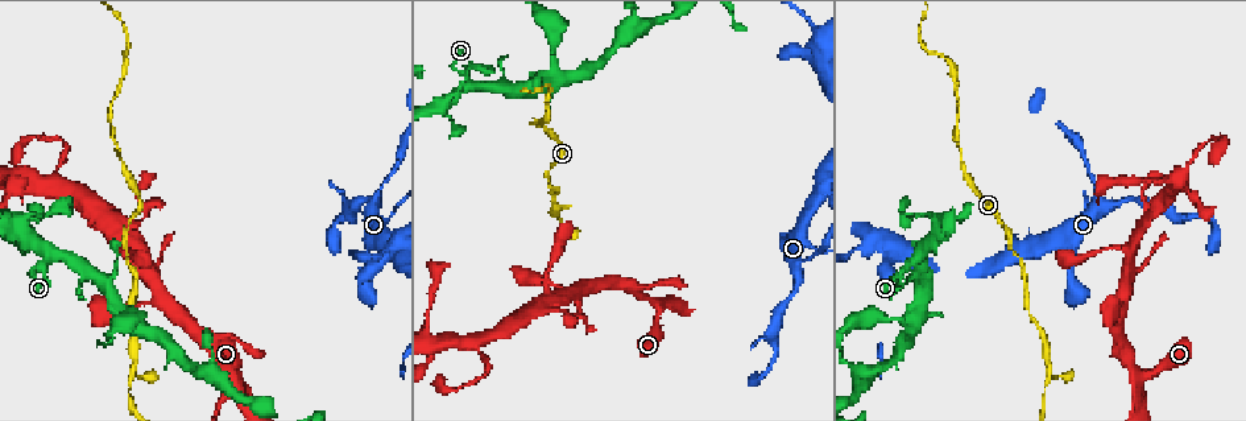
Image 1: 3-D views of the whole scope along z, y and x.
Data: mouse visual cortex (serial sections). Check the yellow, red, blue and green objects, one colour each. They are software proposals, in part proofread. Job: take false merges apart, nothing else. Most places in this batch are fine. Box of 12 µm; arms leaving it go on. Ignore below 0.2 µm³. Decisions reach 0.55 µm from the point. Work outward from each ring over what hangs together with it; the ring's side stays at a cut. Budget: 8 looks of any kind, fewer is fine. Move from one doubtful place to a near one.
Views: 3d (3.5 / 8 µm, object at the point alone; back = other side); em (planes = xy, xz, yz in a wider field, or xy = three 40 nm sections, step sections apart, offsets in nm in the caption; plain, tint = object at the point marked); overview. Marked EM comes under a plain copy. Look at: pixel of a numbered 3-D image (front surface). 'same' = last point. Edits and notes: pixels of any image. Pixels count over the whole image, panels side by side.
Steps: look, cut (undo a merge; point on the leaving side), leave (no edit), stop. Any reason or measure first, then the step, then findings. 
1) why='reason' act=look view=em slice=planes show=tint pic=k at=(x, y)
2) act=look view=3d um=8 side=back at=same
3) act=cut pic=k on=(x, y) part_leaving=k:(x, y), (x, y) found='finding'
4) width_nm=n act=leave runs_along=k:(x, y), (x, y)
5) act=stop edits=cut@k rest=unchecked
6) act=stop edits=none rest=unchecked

why='calibre changes' act=look view=3d um=3.5 pic=1 at=(129, 395)

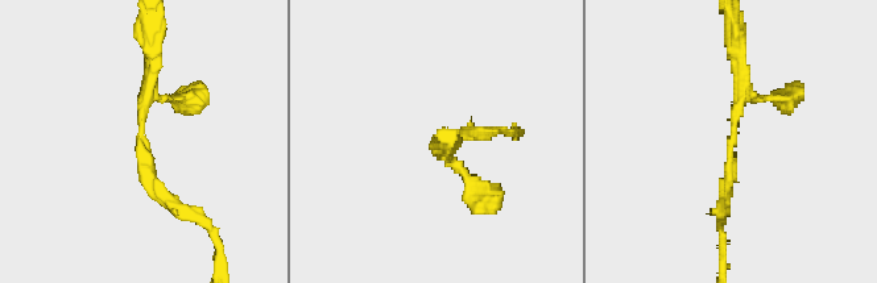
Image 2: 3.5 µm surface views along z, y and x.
arm_widths_nm=150,200 act=look view=em slice=xy step=3 show=tint pic=2 at=(143, 137)

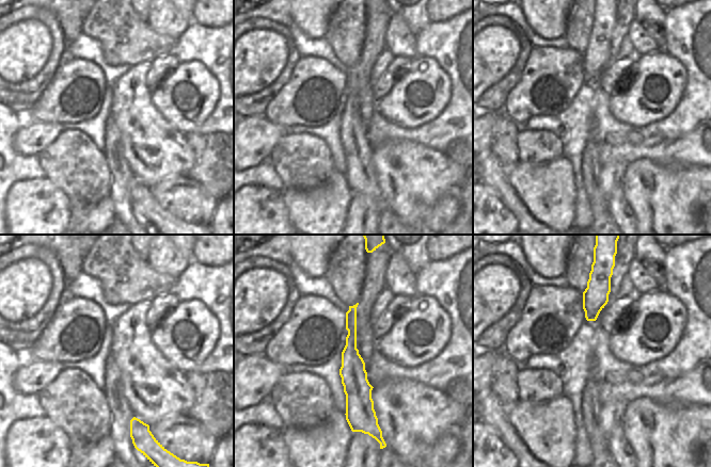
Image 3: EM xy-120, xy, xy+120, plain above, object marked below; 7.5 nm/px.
act=leave runs_along=3:(351, 308), (351, 363), (362, 424) found='one cell here'

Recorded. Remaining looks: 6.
why='calibre changes' act=look view=em slice=xy step=3 show=tint pic=1 at=(914, 322)

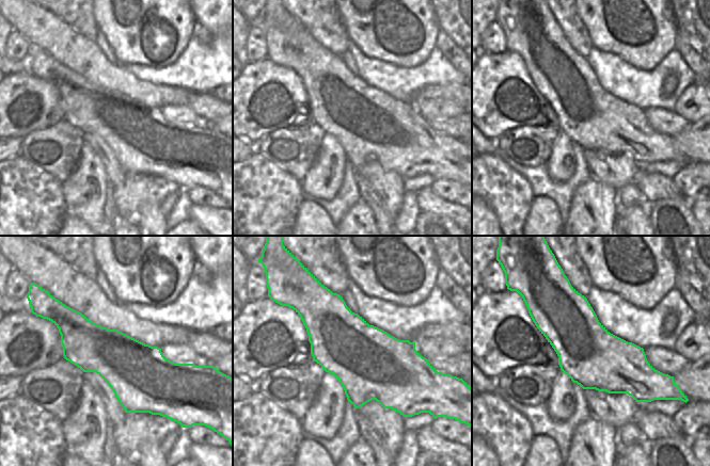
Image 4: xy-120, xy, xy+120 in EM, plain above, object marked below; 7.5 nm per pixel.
act=look view=3d um=3.5 at=same

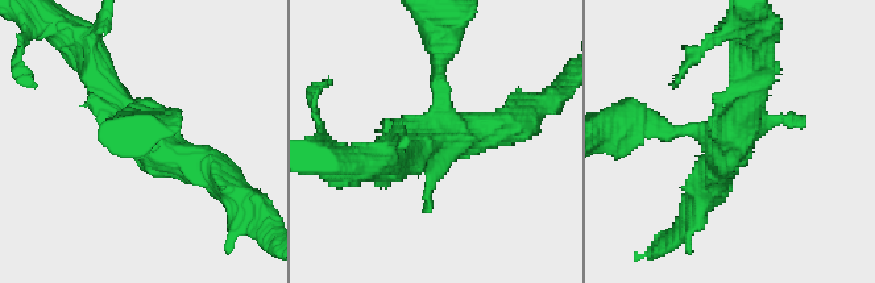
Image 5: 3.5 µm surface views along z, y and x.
act=leave runs_along=5:(100, 75), (153, 148), (225, 180) found='all the same cell'

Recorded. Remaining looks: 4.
why='four arms meet' act=look view=3d um=3.5 pic=1 at=(1141, 374)

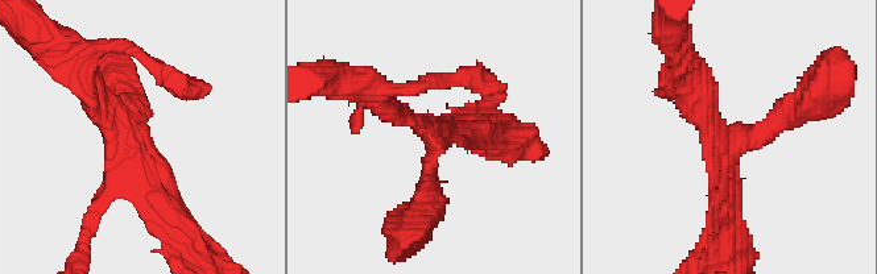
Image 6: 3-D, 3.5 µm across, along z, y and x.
arms=4 arm_widths_nm=100,250,250,300 why='need the tissue' act=look view=em slice=xy step=5 show=tint pic=6 at=(725, 140)

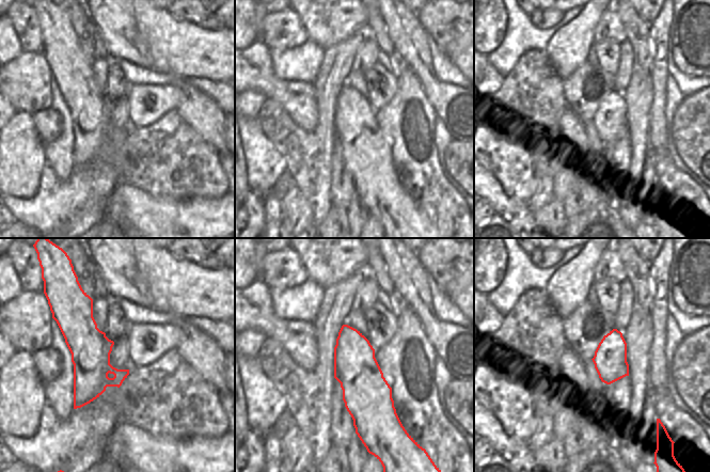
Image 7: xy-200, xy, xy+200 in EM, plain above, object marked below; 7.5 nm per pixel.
act=leave runs_along=6:(423, 210), (431, 135), (383, 104) found='one cell here'

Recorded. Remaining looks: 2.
act=stop edits=none rest=unchecked

